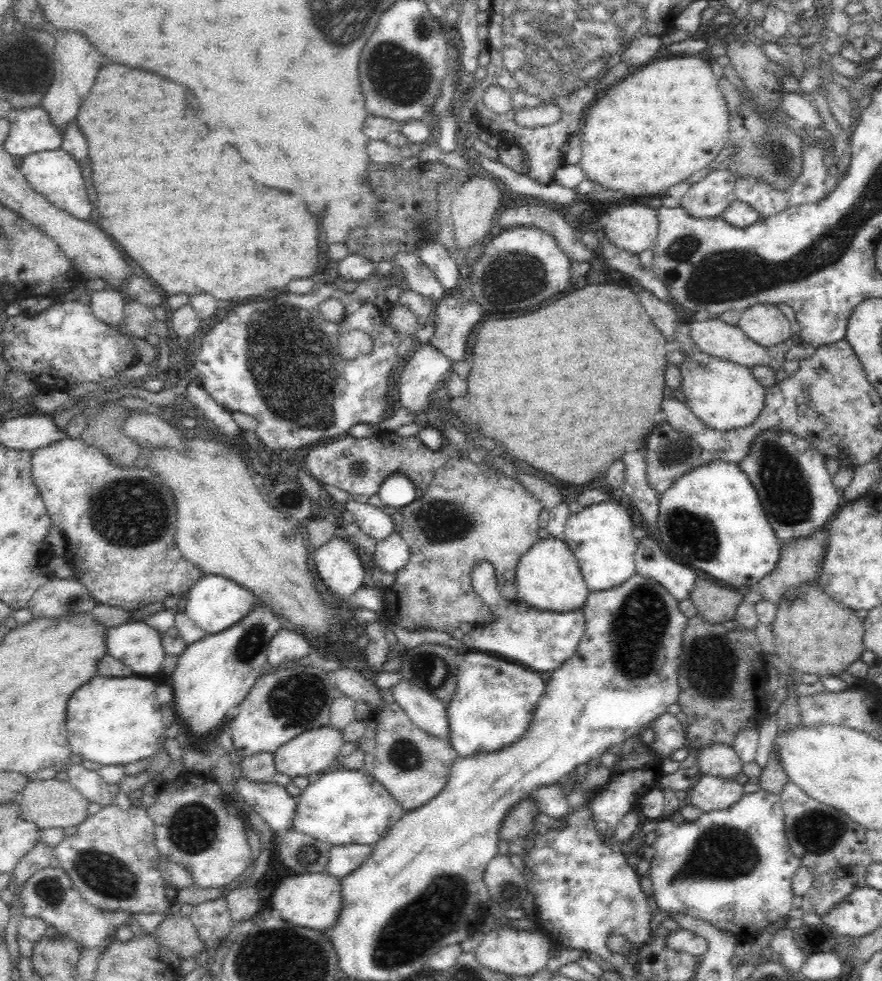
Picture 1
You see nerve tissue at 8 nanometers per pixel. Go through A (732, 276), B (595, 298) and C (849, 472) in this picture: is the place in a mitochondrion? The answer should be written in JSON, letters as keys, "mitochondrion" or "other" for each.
{"A":"mitochondrion","B":"other","C":"other"}

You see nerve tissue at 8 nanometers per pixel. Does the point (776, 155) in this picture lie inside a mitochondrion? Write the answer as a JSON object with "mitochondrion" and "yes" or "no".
{"mitochondrion":"yes"}

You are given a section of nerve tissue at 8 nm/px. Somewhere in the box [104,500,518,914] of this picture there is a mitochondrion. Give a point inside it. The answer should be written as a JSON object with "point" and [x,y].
{"point":[300,699]}

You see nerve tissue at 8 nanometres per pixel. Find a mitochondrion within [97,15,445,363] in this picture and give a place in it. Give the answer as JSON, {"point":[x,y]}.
{"point":[398,77]}

